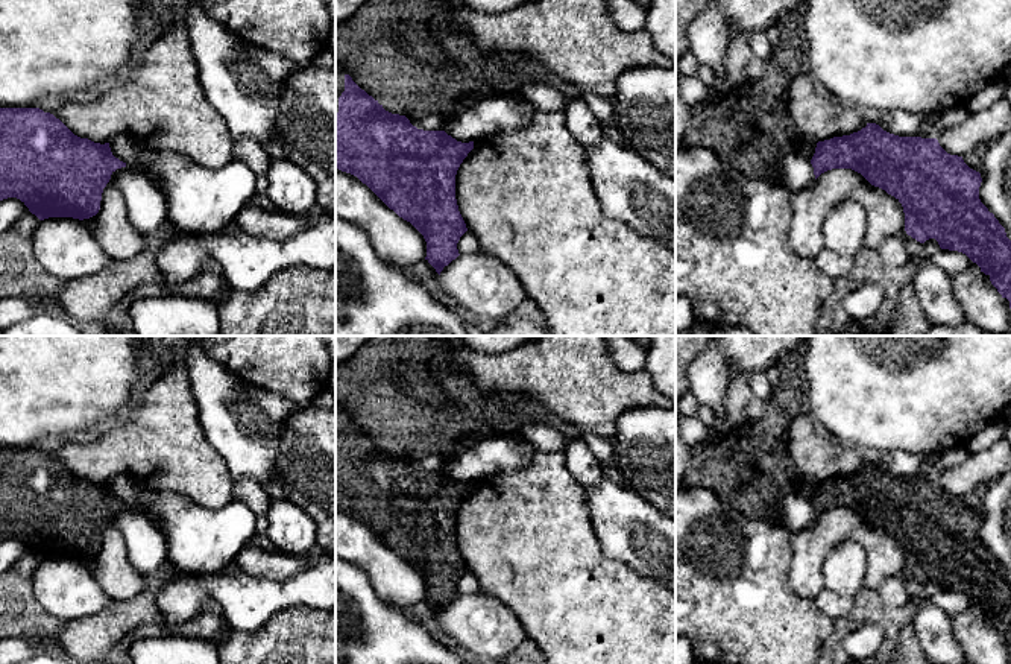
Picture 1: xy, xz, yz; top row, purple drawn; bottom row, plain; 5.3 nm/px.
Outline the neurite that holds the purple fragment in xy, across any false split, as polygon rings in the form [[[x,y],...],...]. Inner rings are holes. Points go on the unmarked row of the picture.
[[[0,448],[0,541],[8,538],[17,538],[39,561],[49,558],[73,558],[73,559],[83,561],[96,556],[100,550],[103,529],[109,523],[111,515],[121,507],[126,507],[126,503],[120,501],[112,495],[109,483],[100,485],[88,479],[80,479],[74,476],[59,459],[56,459],[50,453],[44,453],[39,448]]]

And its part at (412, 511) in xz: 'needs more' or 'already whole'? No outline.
needs more

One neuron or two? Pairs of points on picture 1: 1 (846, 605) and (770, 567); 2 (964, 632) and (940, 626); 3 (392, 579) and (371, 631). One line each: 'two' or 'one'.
1: two
2: two
3: two

